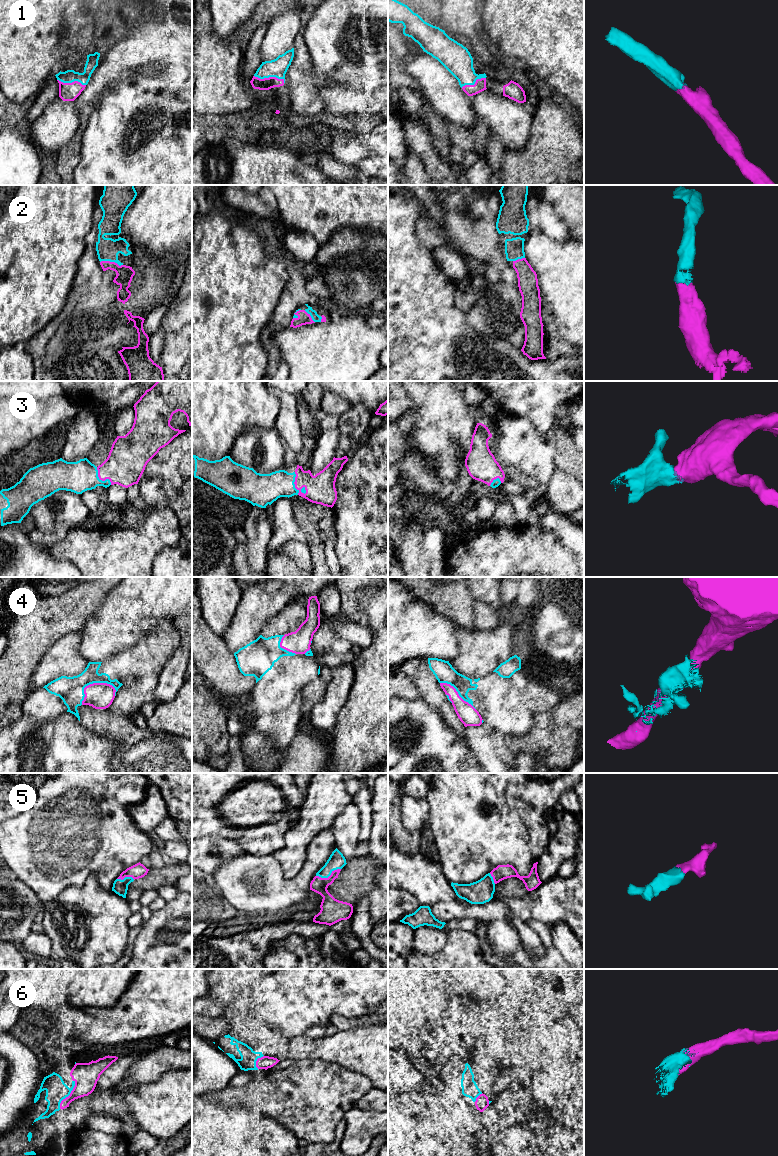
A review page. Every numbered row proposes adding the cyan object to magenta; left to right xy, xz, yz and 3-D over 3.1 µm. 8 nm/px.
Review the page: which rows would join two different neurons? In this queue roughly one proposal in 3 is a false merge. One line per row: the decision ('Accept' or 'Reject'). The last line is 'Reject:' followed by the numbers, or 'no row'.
1: Accept
2: Accept
3: Accept
4: Reject
5: Accept
6: Accept
Reject: 4

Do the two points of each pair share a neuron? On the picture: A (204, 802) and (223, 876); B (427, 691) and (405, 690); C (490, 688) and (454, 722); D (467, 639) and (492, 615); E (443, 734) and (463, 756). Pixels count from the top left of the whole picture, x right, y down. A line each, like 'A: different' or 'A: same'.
A: different
B: different
C: different
D: different
E: same

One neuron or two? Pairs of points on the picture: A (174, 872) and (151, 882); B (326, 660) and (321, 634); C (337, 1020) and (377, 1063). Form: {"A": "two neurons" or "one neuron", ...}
{"A": "one neuron", "B": "one neuron", "C": "two neurons"}

